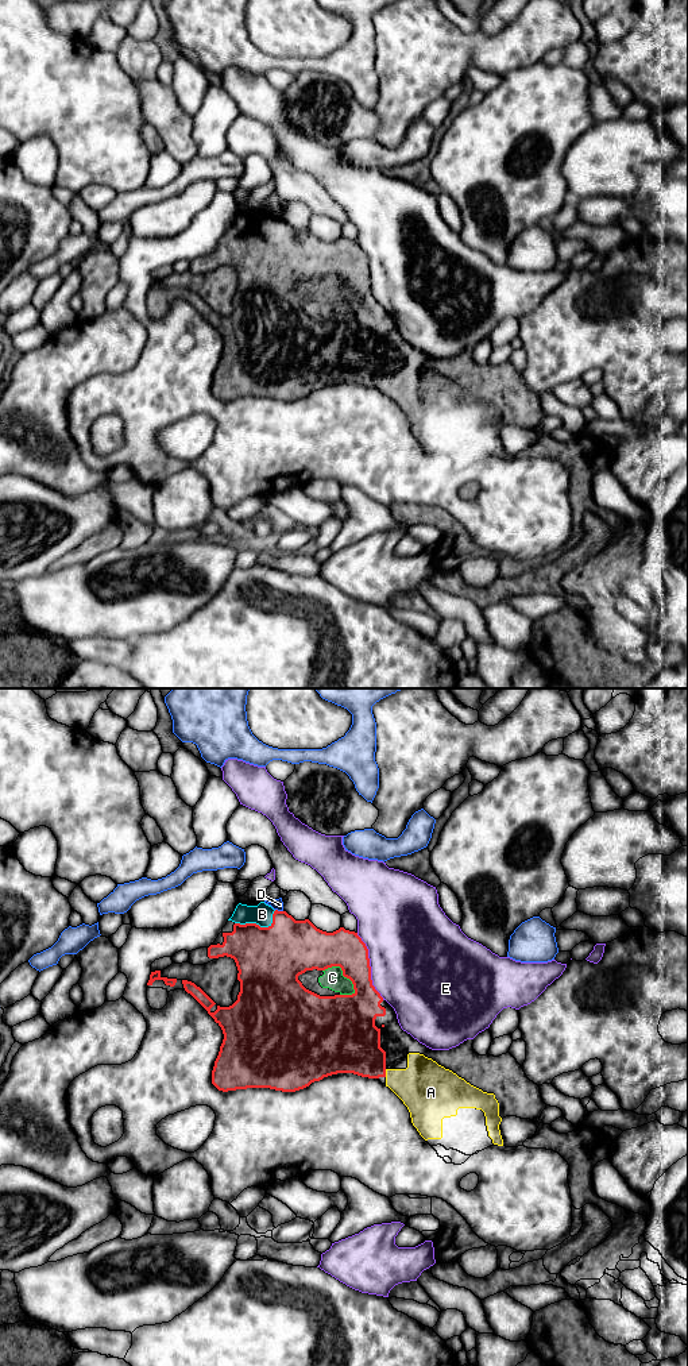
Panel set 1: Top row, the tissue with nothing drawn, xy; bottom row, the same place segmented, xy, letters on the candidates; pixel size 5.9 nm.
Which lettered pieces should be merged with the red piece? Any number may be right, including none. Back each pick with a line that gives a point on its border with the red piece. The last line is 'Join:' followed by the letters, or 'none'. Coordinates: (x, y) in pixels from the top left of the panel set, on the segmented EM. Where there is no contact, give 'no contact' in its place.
A: meets red in xy at (385, 1073)
B: meets red in xy at (259, 926)
C: meets red in xy at (343, 972)
Join: A, B, C

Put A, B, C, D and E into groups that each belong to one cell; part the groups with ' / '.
A B C / D / E

